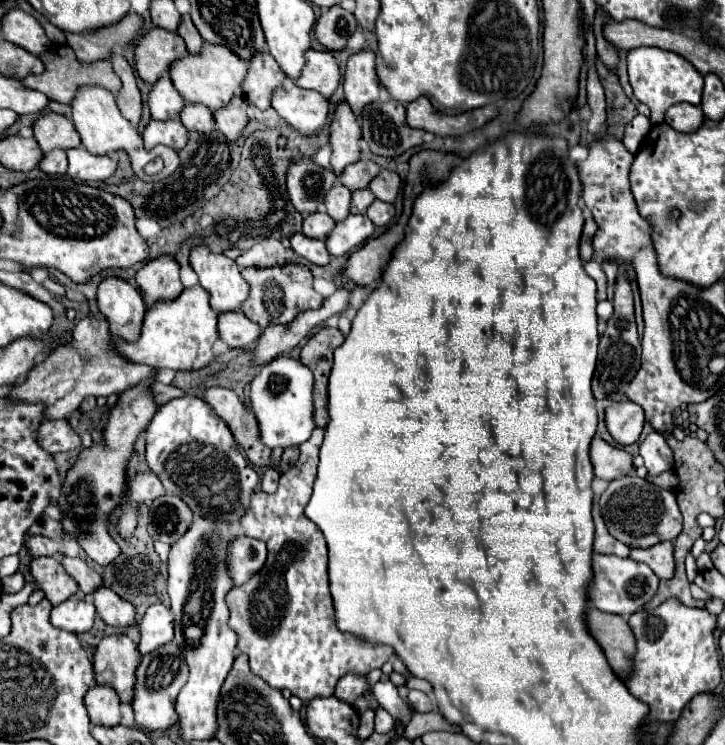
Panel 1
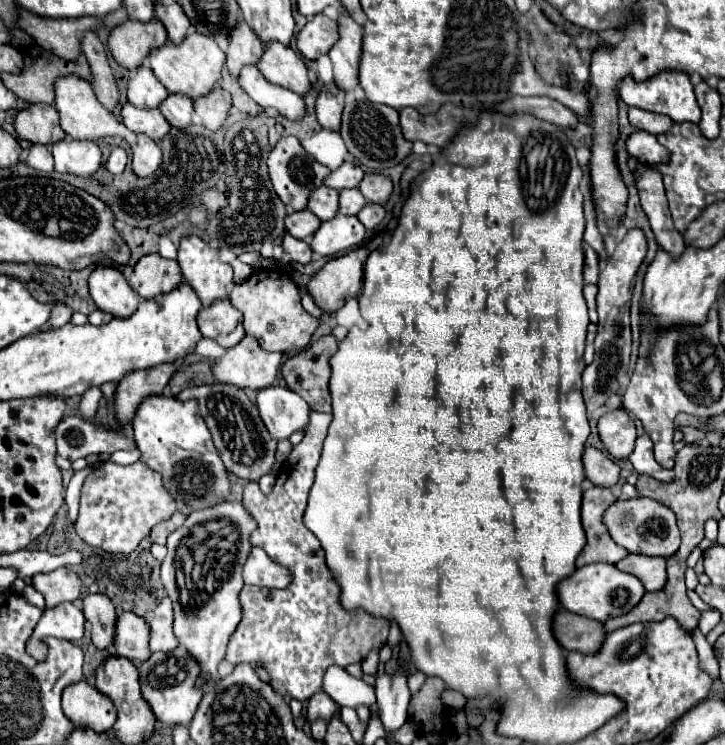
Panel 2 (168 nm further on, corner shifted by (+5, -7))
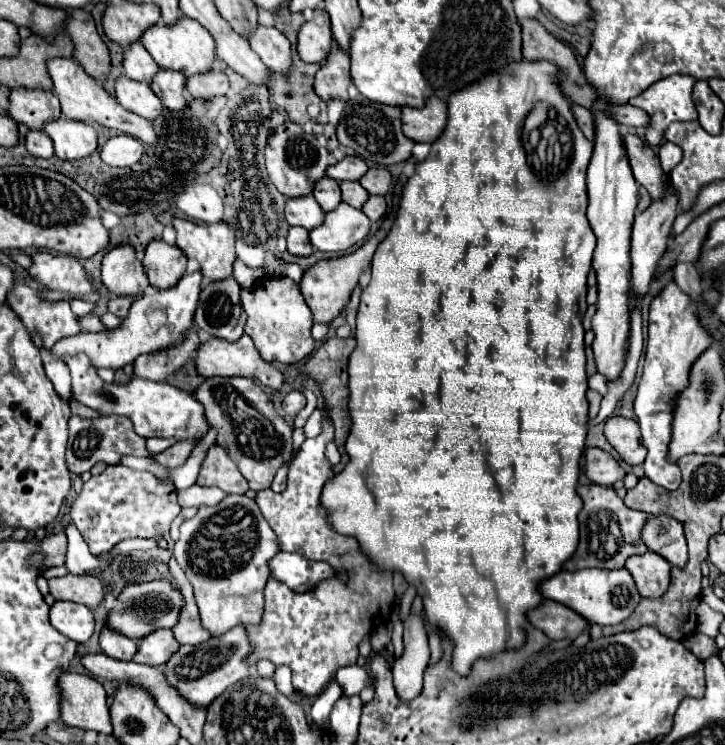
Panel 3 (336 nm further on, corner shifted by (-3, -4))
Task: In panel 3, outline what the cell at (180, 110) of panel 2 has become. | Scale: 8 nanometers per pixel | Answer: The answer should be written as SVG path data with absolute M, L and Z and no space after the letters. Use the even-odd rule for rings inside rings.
M159 70L151 88L159 96L159 100L165 104L165 108L173 112L181 112L187 108L189 98L185 98L185 76L179 76L179 72L163 72Z

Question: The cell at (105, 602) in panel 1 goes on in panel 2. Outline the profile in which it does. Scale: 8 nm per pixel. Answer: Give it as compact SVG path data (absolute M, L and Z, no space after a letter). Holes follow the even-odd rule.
M131 611L119 615L115 631L115 653L135 663L143 663L151 657L149 627L143 617Z

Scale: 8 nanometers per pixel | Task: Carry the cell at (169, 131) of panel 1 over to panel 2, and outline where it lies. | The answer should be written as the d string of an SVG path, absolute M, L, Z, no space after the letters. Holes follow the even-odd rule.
M129 101L121 107L121 117L127 129L135 133L147 133L155 141L167 135L167 131L171 129L171 125L167 123L167 119L163 119L159 109L139 109L133 107L133 103Z

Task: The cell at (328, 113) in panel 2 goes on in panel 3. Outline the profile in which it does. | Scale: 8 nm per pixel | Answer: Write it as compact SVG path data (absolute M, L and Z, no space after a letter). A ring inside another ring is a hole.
M333 44L327 56L327 66L321 66L315 76L315 92L321 100L347 100L347 88L353 84L349 72L349 54Z

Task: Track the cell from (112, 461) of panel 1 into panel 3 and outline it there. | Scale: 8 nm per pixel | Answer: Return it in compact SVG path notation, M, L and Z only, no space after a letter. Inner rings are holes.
M193 330L191 336L187 336L187 344L181 344L179 348L171 348L171 352L163 352L163 356L139 356L133 364L133 374L137 378L153 380L153 382L165 382L171 374L179 372L187 360L195 354L199 348L197 332Z

